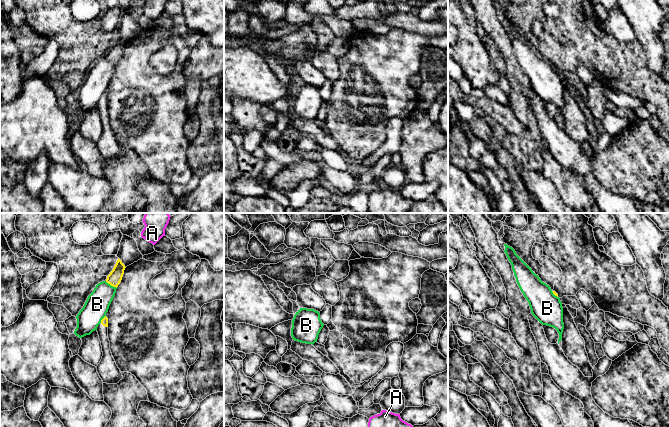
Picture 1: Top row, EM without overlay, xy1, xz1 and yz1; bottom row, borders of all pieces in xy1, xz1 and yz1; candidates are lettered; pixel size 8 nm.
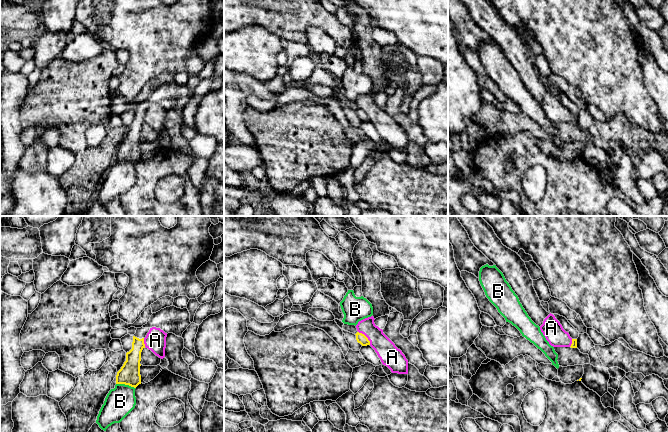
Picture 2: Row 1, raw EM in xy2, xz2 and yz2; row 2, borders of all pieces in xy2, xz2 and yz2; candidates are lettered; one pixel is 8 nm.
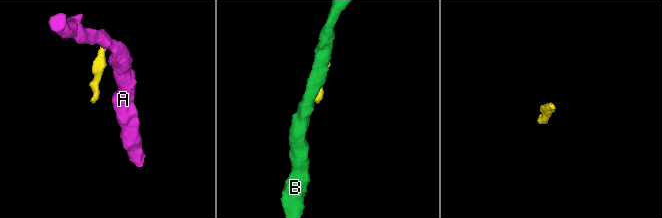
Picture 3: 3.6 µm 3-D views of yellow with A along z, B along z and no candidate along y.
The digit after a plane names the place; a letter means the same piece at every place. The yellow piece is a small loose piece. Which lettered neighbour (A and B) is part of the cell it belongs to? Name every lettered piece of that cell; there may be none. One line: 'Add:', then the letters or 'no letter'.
Add: no letter

